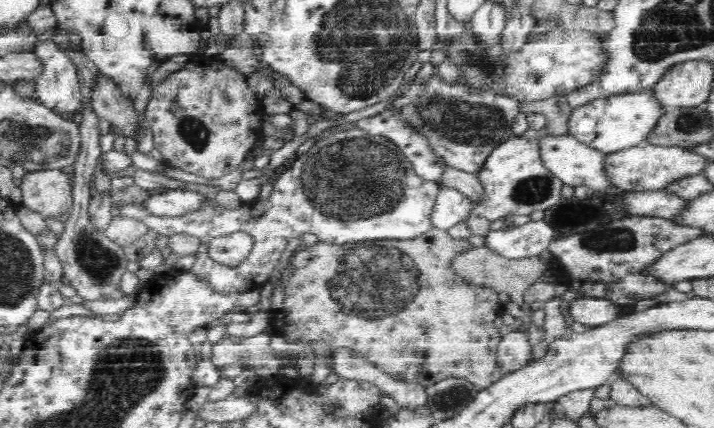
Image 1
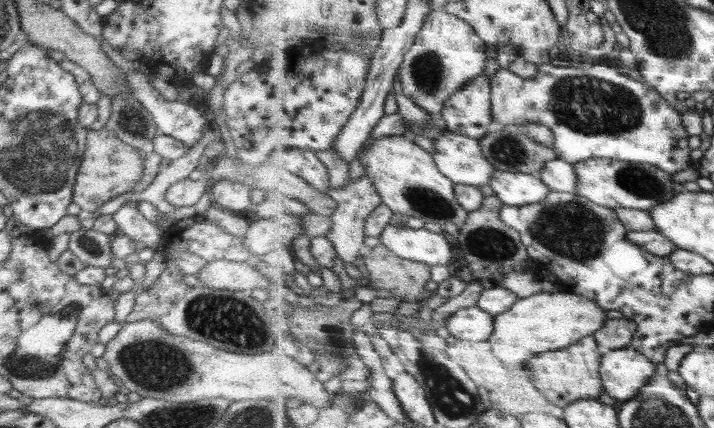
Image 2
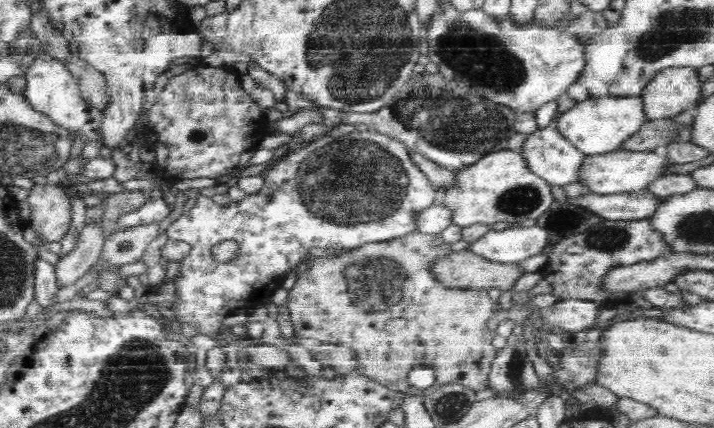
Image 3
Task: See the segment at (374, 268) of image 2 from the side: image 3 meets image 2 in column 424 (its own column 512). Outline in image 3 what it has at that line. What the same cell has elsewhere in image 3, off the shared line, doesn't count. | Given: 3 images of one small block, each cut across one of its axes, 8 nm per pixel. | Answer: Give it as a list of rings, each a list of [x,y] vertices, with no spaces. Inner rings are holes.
[[[470,248],[461,251],[452,251],[448,256],[441,258],[435,262],[435,275],[442,284],[446,286],[454,286],[456,288],[466,289],[491,289],[498,288],[501,291],[513,292],[514,284],[518,282],[520,276],[526,274],[524,266],[519,262],[500,262],[498,260],[490,260],[481,254],[476,254]]]

